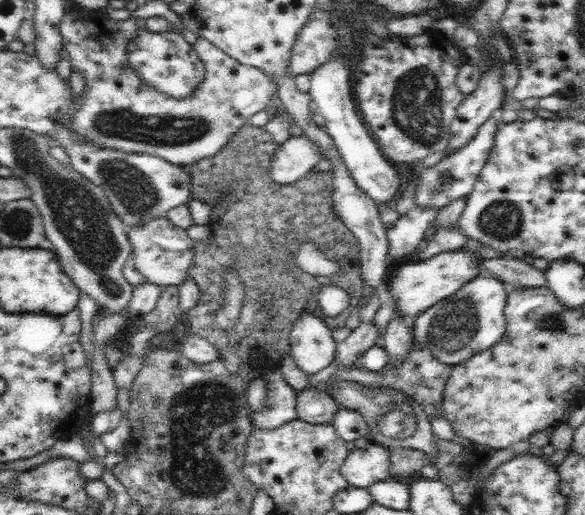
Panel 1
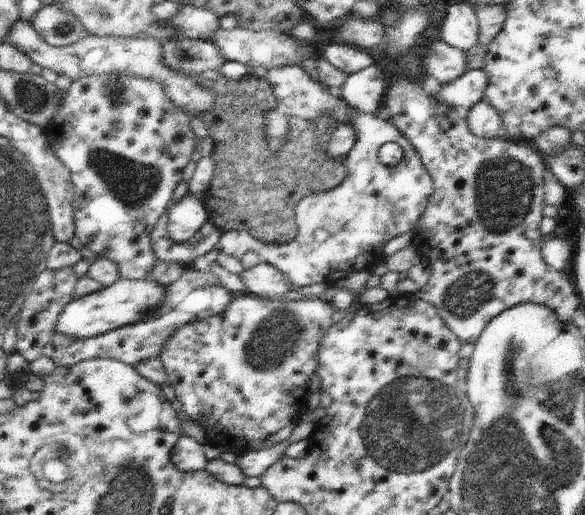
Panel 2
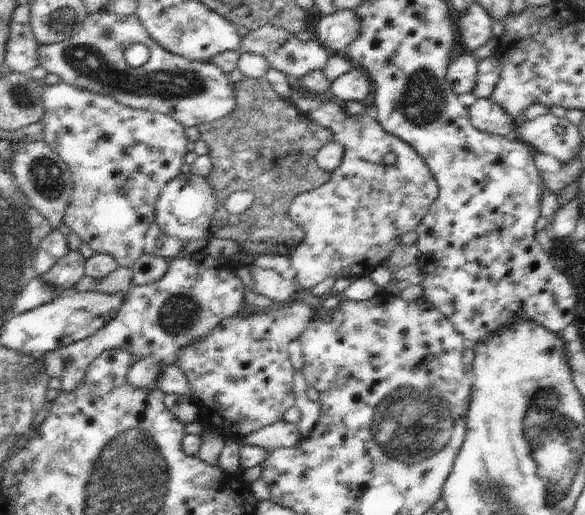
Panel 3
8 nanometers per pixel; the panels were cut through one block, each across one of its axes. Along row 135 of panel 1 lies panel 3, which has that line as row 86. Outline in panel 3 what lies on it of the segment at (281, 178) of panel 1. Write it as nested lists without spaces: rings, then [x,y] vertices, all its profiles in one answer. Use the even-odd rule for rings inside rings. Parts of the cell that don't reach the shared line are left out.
[[[301,86],[293,90],[291,104],[301,114],[309,116],[309,120],[329,130],[333,134],[333,142],[343,146],[343,160],[333,170],[329,182],[313,192],[297,196],[289,208],[289,218],[303,228],[303,240],[295,246],[295,250],[289,256],[289,262],[295,270],[293,284],[297,286],[297,290],[309,290],[327,276],[353,278],[353,280],[367,278],[367,274],[373,272],[379,264],[383,264],[391,256],[391,252],[401,244],[401,236],[419,226],[421,218],[435,202],[439,186],[431,170],[419,158],[419,154],[415,154],[415,150],[407,142],[385,132],[377,120],[367,118],[365,114],[347,116],[337,98],[331,98],[329,102],[321,104],[319,100],[305,96],[303,88],[301,90],[299,88]]]

